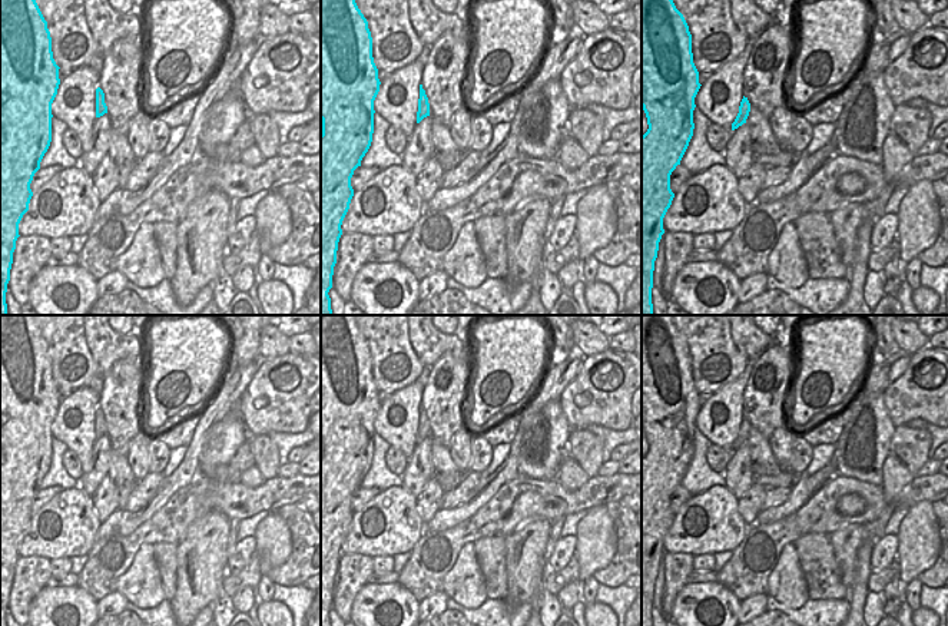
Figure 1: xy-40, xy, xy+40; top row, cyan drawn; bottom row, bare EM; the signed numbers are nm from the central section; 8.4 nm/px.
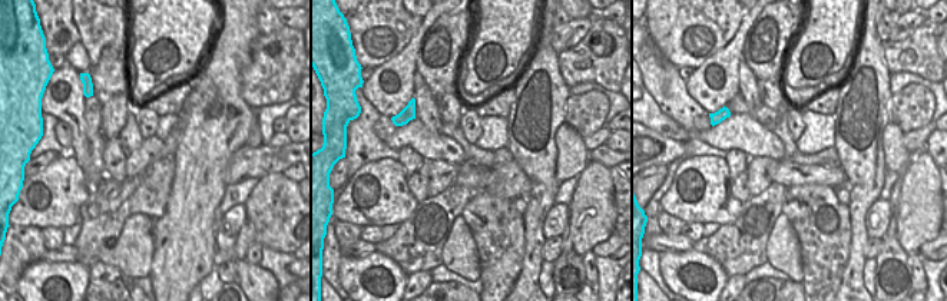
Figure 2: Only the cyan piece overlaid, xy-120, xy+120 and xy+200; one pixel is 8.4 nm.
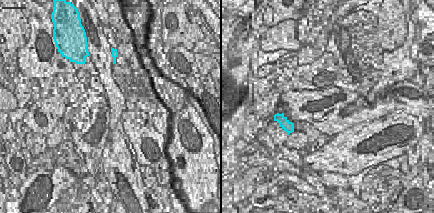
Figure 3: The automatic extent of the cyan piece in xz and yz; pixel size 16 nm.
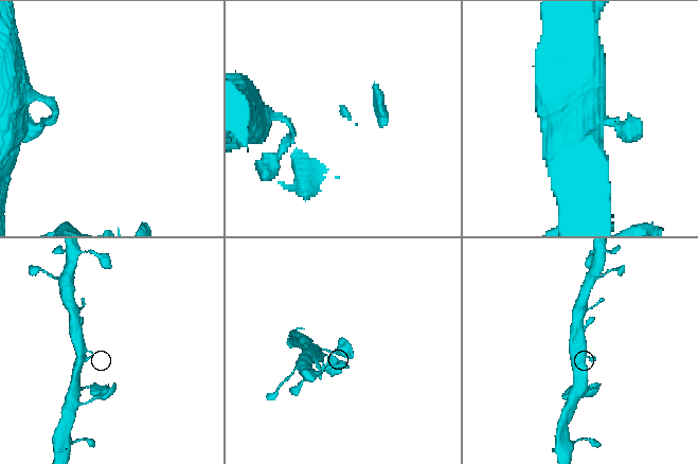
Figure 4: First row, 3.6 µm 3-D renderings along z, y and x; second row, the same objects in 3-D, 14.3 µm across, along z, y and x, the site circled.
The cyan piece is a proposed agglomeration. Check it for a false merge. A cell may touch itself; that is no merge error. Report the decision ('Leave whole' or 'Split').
Leave whole

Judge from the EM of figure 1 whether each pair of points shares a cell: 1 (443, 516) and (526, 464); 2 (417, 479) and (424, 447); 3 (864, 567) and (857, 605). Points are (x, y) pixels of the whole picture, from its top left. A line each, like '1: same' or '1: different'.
1: different
2: same
3: same

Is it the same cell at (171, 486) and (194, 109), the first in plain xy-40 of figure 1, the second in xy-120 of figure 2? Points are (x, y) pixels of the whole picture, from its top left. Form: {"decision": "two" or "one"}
{"decision": "two"}

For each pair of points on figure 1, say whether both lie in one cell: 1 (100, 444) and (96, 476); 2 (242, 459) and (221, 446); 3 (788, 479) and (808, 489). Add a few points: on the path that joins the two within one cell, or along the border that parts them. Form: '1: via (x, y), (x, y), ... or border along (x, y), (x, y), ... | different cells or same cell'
1: via (100, 451), (99, 469) | same cell
2: border along (248, 440), (241, 444), (219, 474), (211, 479) | different cells
3: border along (796, 476), (796, 483), (792, 487) | different cells

